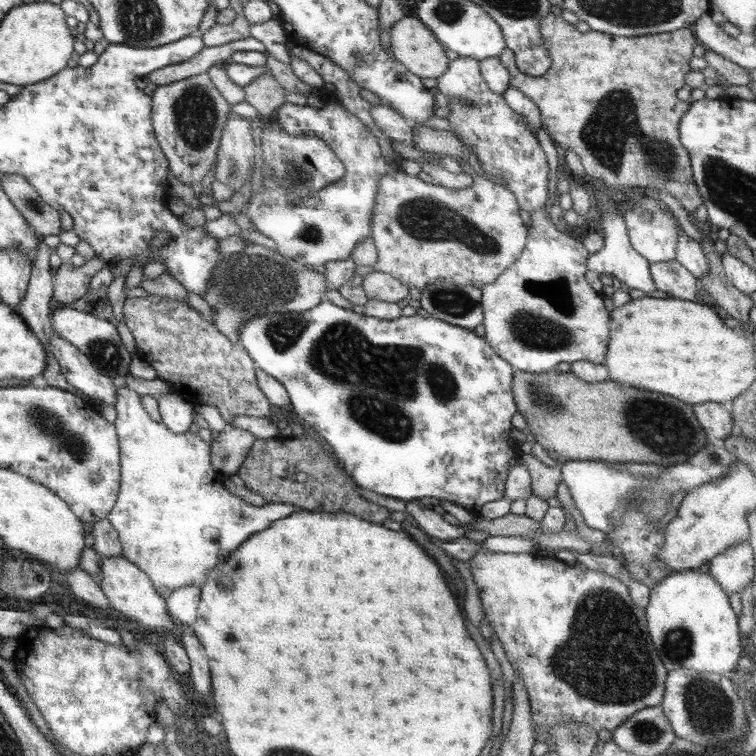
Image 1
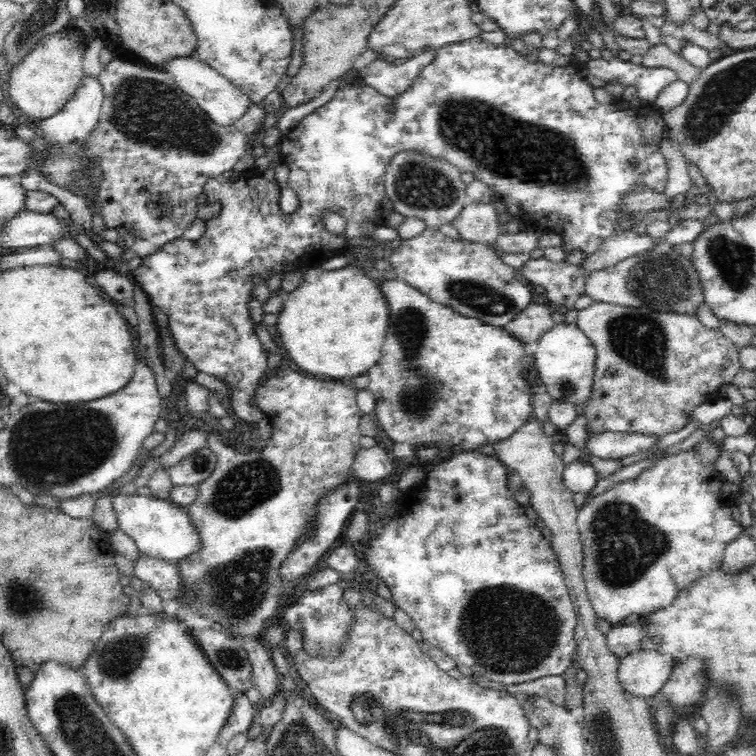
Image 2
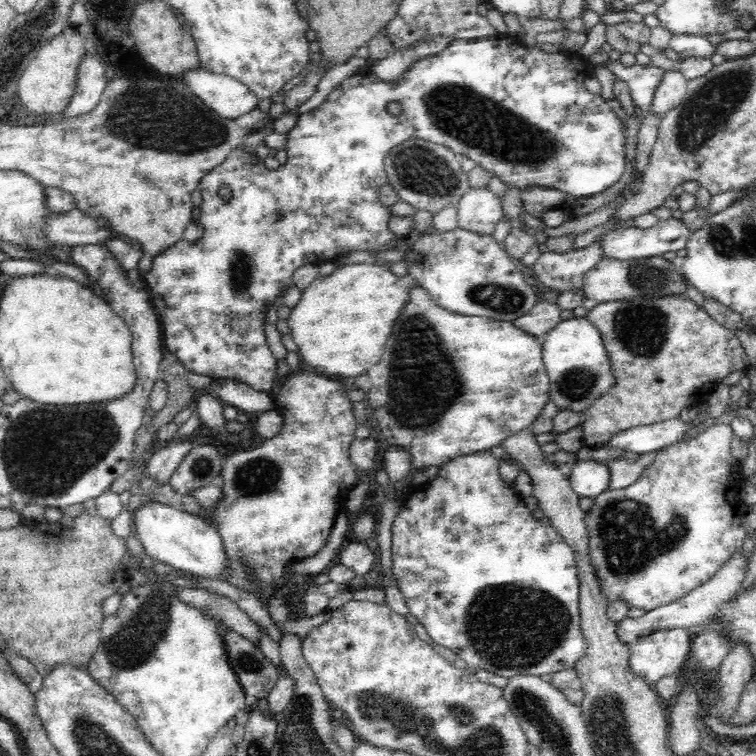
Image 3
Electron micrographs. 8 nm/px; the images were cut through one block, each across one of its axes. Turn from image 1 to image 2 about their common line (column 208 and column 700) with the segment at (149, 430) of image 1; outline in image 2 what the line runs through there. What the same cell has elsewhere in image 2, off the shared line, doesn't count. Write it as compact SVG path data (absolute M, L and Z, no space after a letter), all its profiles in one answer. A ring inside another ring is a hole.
M700 441L694 452L659 458L636 478L620 481L602 494L588 497L578 509L585 587L598 619L614 627L631 614L646 616L668 608L702 576L721 567L726 547L741 536L744 527L734 518L734 502L720 492L719 472L714 470L716 456L718 450L712 444Z

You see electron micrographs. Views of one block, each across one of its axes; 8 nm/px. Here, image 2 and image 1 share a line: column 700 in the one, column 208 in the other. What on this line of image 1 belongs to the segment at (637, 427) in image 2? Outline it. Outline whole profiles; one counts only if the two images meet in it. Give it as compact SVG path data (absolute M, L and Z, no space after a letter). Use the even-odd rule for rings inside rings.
M149 294L146 297L126 298L123 306L124 324L133 334L137 349L144 354L144 360L151 364L157 378L171 385L171 391L182 395L186 402L196 407L198 404L214 406L220 411L227 424L234 417L249 416L256 418L269 417L270 402L262 394L257 382L256 363L253 357L240 344L233 344L227 336L220 333L215 325L200 317L200 313L188 305L188 301L164 298Z

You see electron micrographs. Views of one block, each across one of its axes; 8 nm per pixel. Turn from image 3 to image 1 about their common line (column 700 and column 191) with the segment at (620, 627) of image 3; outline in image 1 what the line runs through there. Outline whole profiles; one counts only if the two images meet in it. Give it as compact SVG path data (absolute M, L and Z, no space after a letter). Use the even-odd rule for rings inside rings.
M183 586L176 589L168 598L169 614L173 616L181 627L194 624L198 616L198 603L201 598L201 588L197 586Z

